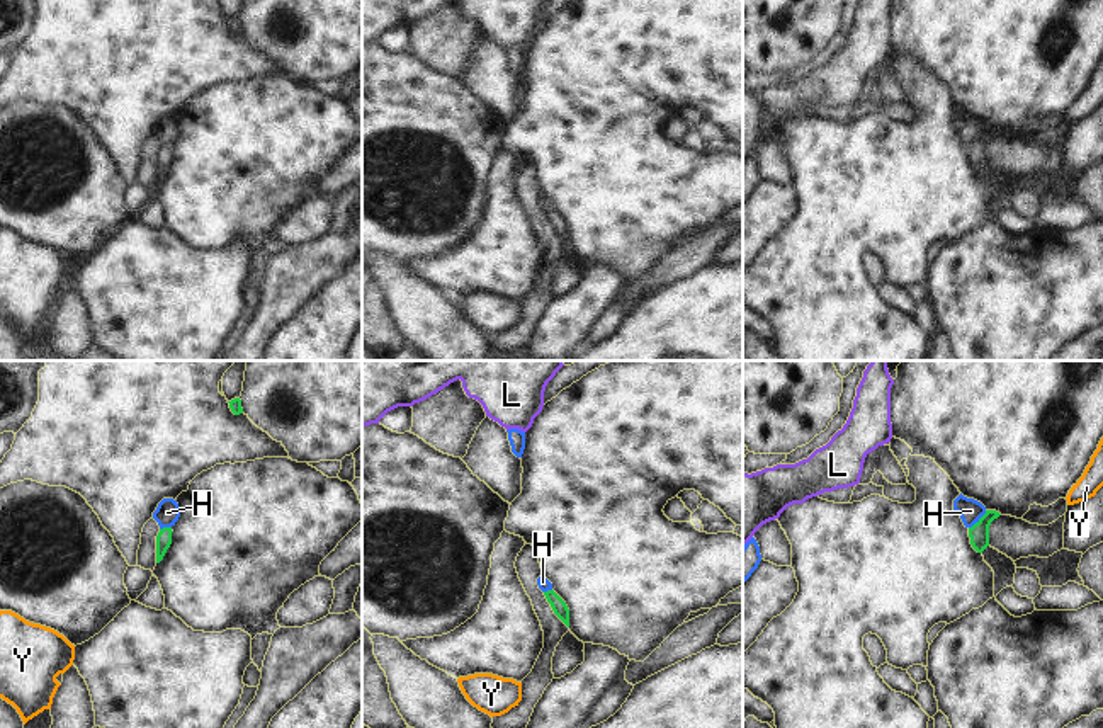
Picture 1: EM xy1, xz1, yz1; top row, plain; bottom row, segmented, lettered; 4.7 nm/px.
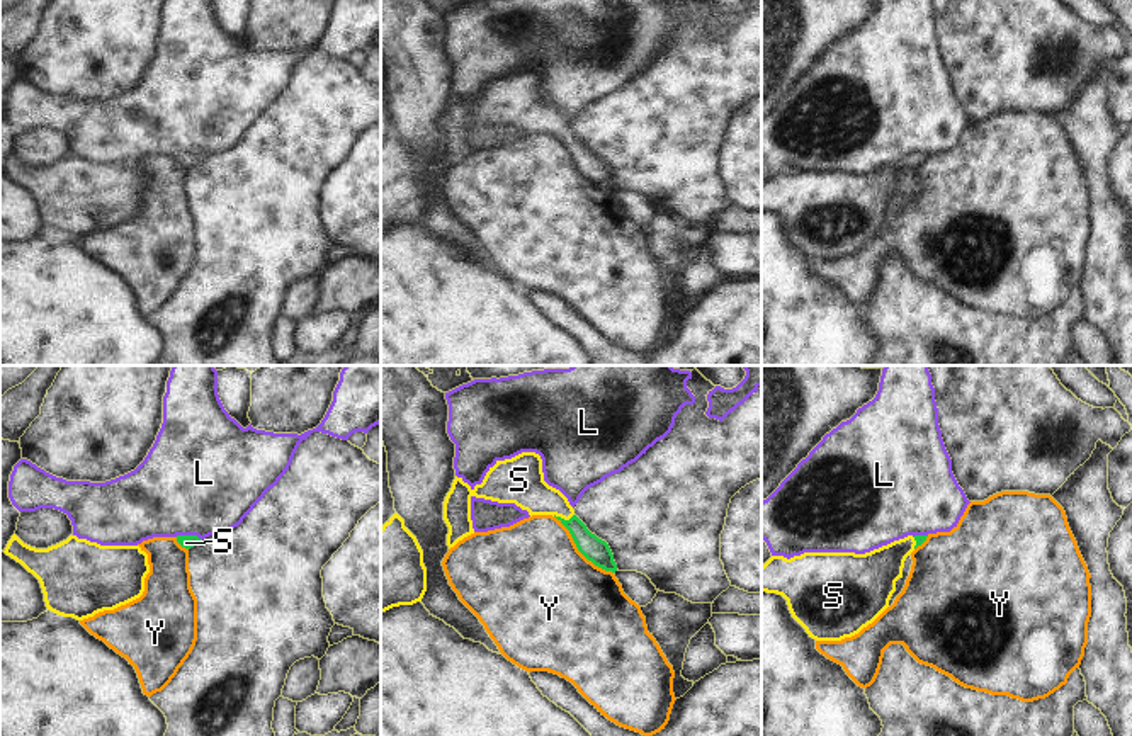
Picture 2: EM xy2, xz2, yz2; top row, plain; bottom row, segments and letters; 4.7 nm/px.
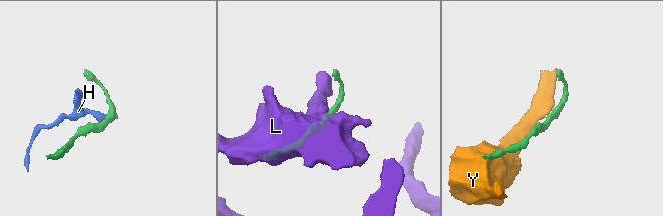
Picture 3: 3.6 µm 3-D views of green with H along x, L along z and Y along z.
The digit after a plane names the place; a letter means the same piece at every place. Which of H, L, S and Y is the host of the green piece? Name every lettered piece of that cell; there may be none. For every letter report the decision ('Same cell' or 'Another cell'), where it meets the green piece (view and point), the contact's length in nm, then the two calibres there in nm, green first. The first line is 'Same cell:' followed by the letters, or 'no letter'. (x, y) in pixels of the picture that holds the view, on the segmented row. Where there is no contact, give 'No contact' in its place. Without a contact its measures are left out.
Same cell: S
H: Another cell. Touches green at yz1 (979, 519). Shared border 120 nm. Thickness 100 nm (green) against 110 nm
L: Another cell. Touches green at xy2 (187, 536). Shared border 120 nm. Thickness 50 nm (green) against 500 nm
S: Same cell. Touches green at xz2 (563, 519). Shared border 100 nm. Thickness 120 nm (green) against 200 nm
Y: Another cell. Touches green at xz2 (578, 549). Shared border 400 nm. Thickness 120 nm (green) against 500 nm.

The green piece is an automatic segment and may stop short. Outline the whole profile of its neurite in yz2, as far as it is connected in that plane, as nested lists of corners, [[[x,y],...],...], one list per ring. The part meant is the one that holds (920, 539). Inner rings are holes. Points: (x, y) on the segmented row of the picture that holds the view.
[[[908,535],[865,554],[772,556],[761,566],[761,592],[782,595],[809,637],[841,641],[858,634],[889,607],[906,558],[926,537]]]

